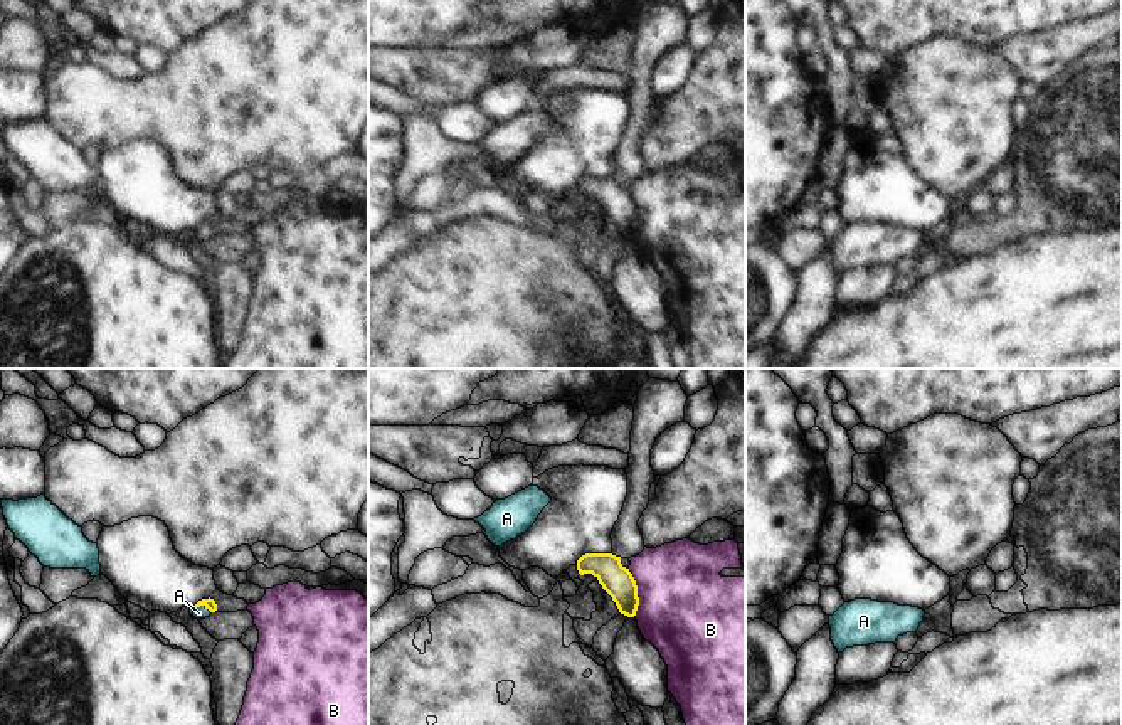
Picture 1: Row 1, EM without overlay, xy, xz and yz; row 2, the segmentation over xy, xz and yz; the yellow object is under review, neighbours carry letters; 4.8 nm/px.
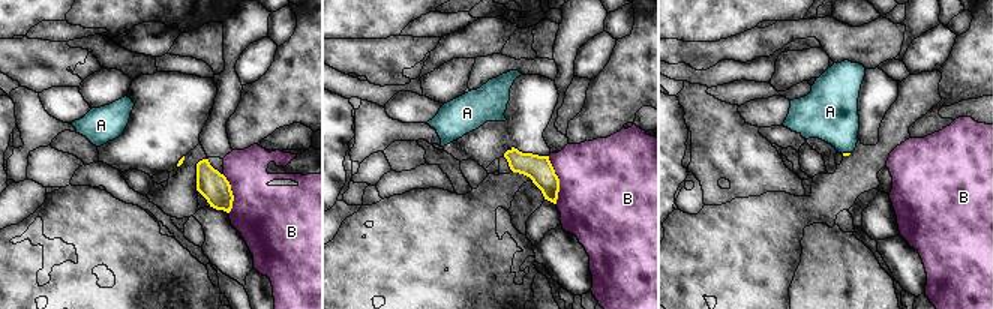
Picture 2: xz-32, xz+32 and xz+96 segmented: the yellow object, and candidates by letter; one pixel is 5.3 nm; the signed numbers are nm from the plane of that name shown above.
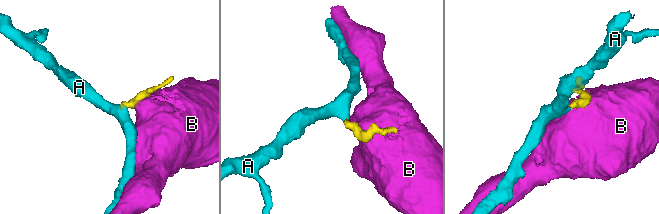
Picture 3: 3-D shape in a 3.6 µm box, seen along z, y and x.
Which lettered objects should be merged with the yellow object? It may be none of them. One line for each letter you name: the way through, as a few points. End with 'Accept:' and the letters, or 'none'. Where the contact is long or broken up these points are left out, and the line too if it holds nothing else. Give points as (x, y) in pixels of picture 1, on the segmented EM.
A: across xy (209, 603), (204, 604), (199, 613)
Accept: A

